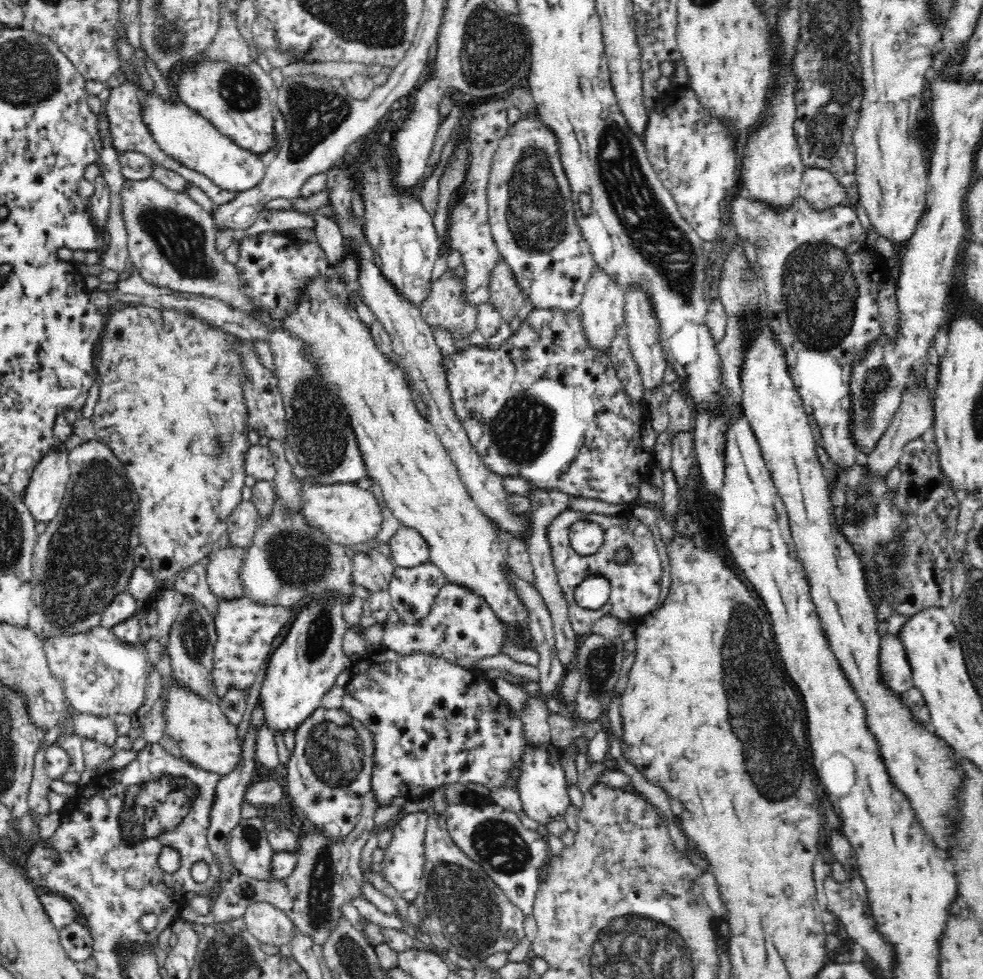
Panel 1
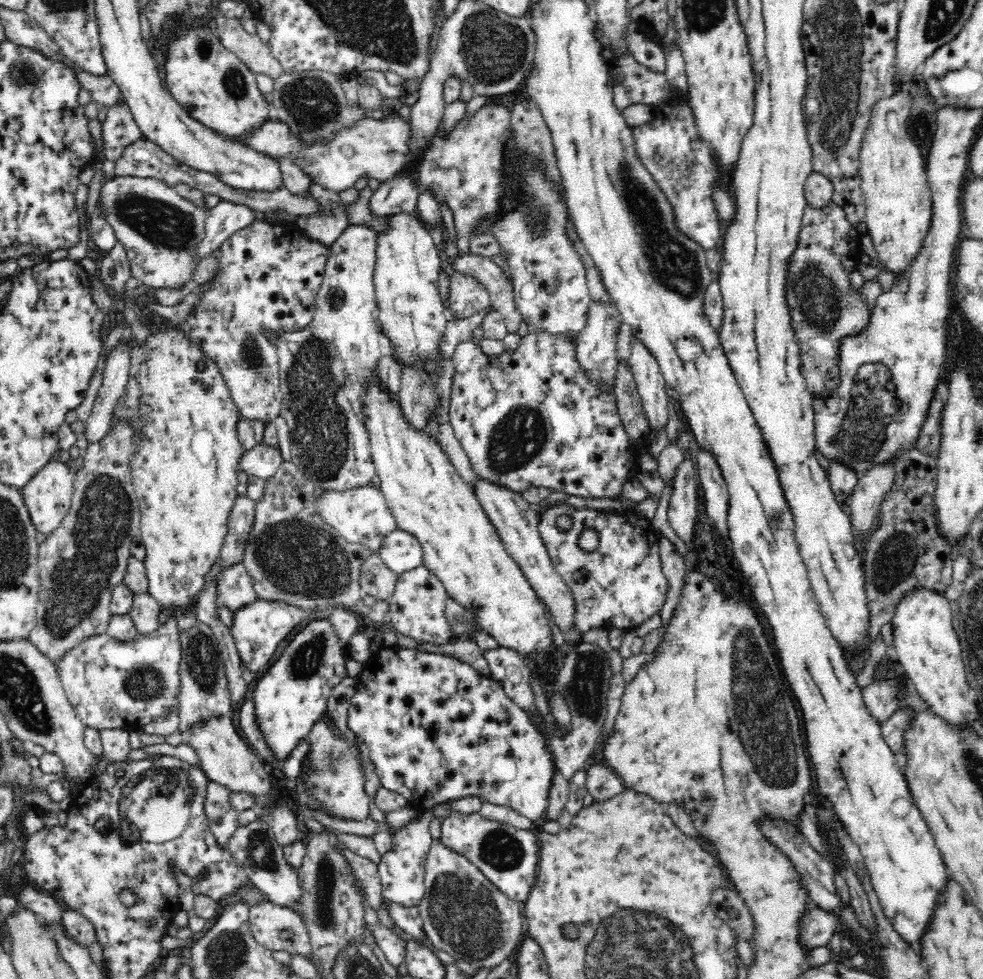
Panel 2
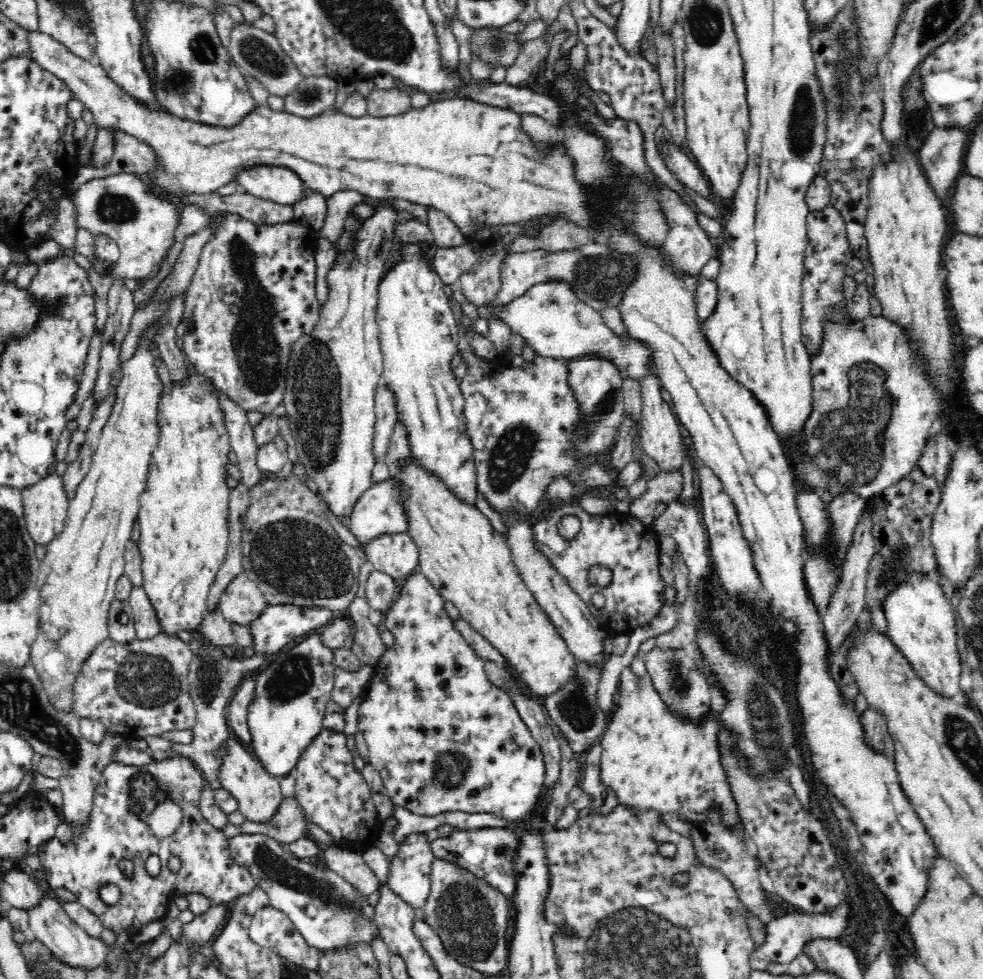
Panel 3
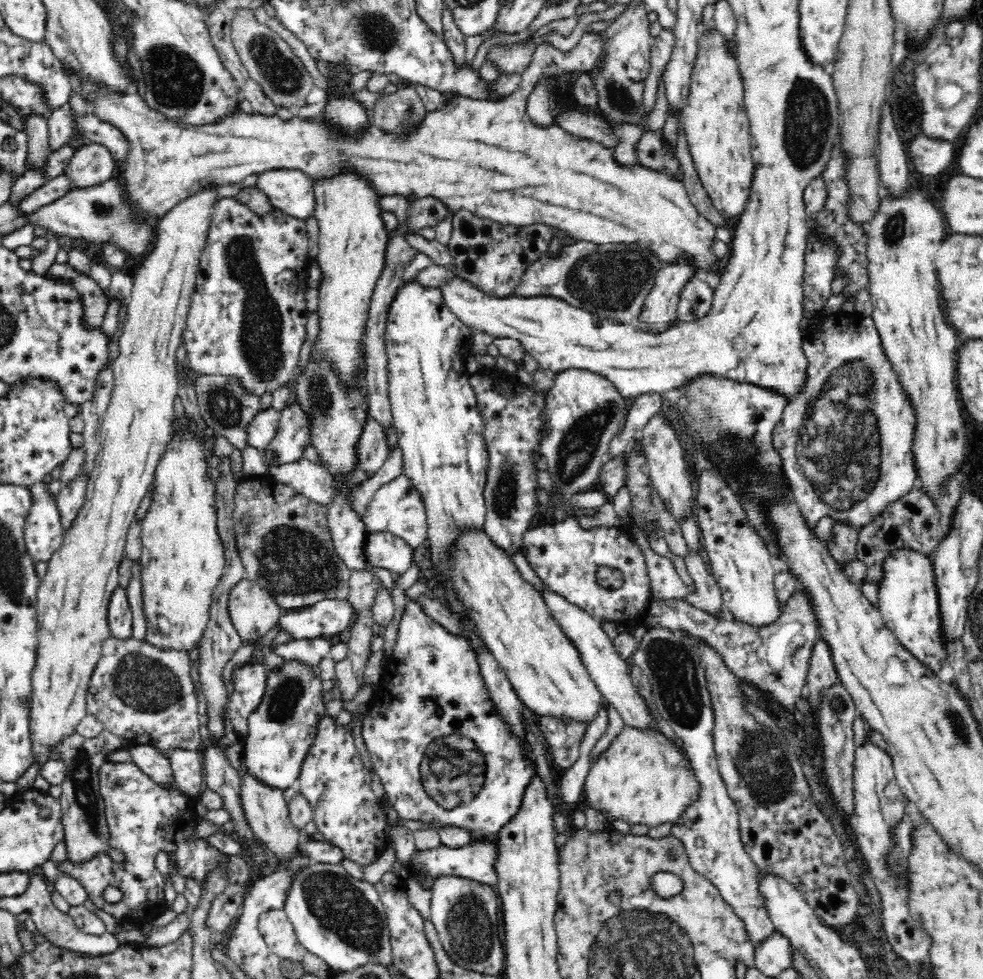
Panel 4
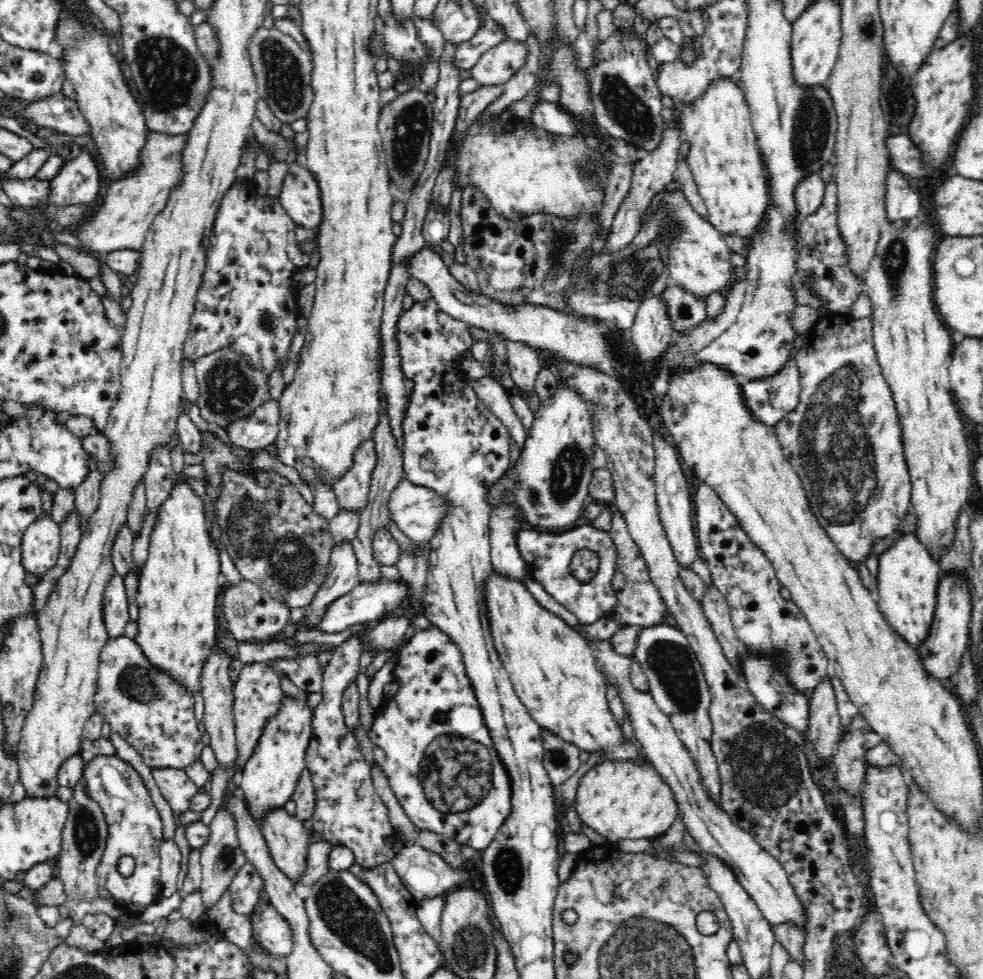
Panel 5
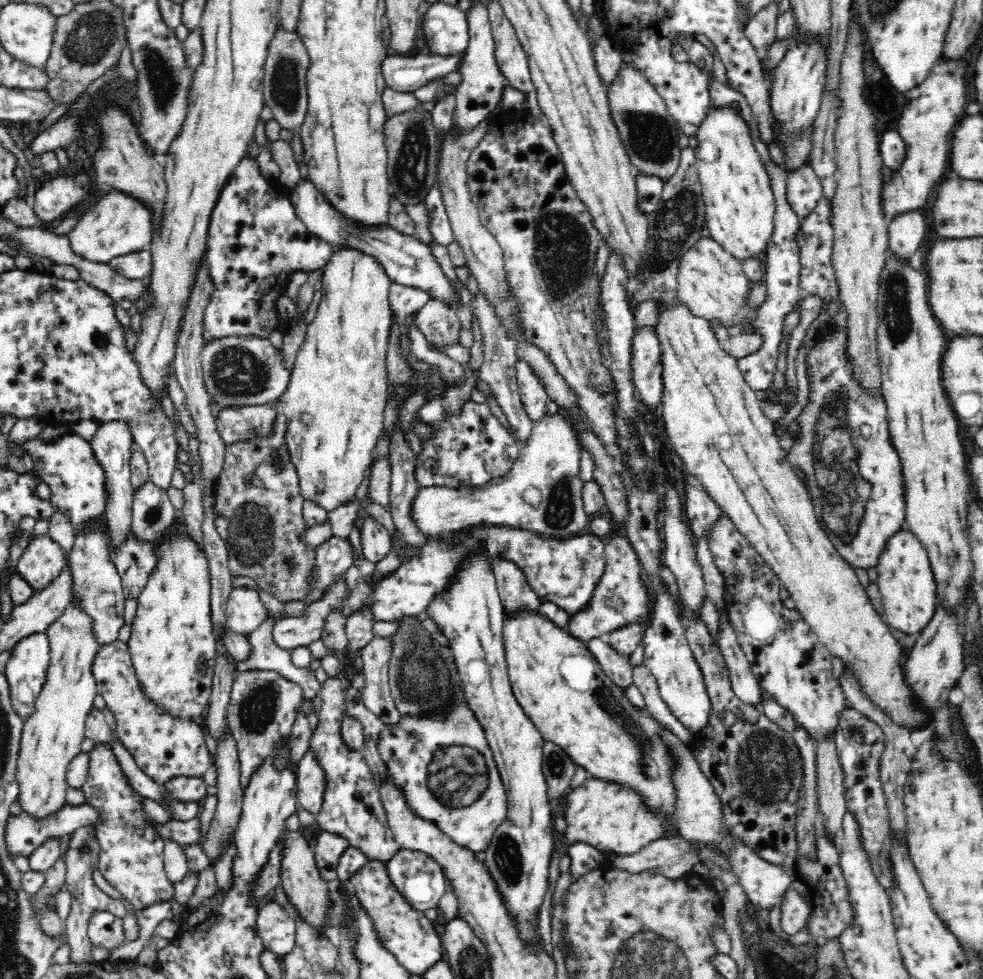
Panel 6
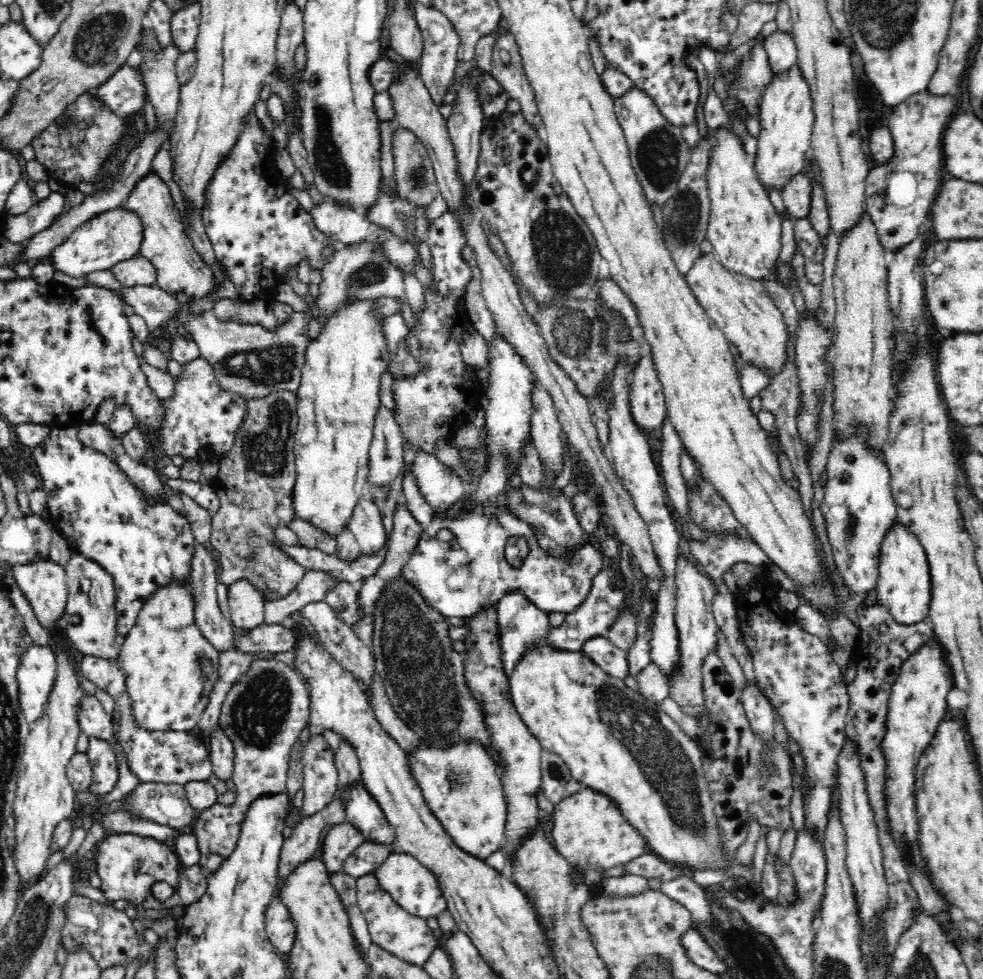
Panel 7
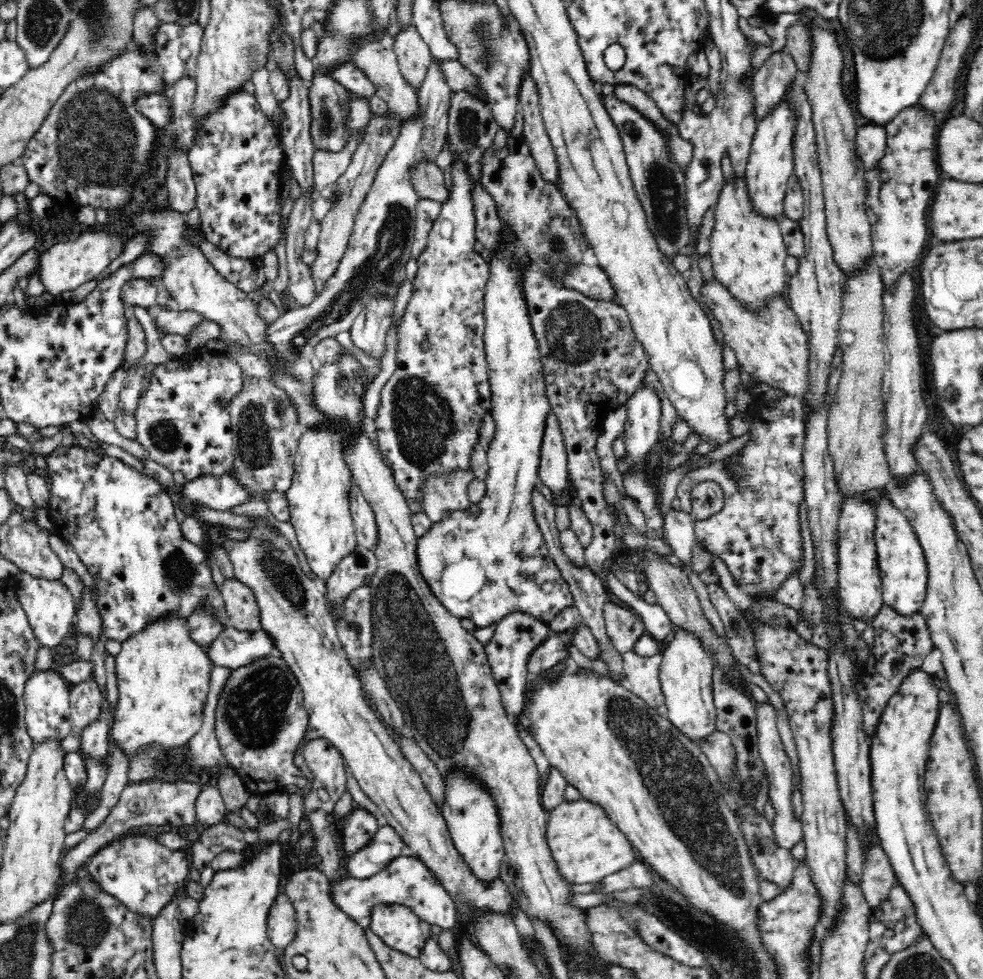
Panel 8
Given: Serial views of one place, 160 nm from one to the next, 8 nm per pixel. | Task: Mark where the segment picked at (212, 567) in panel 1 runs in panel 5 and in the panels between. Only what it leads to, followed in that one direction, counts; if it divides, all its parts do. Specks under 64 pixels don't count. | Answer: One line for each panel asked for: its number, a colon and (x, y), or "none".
2: (234, 587)
3: (242, 601)
4: (253, 612)
5: (253, 615)

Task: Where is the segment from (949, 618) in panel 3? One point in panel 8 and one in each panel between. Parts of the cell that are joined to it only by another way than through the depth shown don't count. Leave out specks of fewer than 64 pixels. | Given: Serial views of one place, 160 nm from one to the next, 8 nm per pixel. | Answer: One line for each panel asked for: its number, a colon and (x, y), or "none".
4: (909, 605)
5: (907, 582)
6: (908, 589)
7: (904, 585)
8: (901, 561)

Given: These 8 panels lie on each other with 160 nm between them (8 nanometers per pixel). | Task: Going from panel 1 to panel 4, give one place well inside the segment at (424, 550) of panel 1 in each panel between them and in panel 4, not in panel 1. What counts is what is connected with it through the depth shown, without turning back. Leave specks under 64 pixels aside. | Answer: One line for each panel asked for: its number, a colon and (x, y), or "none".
2: (401, 551)
3: (397, 555)
4: (382, 550)

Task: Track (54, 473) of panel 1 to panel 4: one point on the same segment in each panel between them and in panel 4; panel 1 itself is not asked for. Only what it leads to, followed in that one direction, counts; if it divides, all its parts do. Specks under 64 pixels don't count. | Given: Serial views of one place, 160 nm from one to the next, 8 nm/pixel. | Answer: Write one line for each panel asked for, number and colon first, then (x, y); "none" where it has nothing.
2: (47, 495)
3: (46, 503)
4: (44, 532)

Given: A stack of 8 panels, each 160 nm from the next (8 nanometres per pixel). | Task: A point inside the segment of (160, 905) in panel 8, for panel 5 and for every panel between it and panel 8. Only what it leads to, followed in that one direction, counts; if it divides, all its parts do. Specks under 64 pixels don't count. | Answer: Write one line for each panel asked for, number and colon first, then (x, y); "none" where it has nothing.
5: (135, 829)
6: (131, 857)
7: (129, 865)

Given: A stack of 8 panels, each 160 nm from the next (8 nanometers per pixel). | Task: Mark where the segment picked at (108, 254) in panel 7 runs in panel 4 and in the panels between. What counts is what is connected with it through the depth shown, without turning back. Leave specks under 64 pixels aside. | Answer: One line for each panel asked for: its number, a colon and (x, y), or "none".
4: (486, 157)
5: (132, 202)
6: (118, 223)

